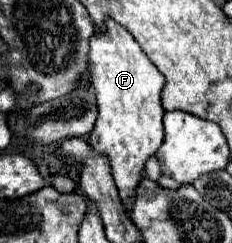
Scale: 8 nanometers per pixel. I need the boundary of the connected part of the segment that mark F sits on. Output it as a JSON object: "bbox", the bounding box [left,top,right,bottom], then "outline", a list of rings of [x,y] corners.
{"bbox":[88,19,164,209],"outline":[[[114,19],[104,21],[104,31],[94,31],[90,37],[88,53],[88,77],[96,91],[98,119],[90,133],[90,143],[96,151],[110,157],[112,175],[120,191],[120,199],[130,209],[136,185],[142,179],[144,161],[156,153],[162,145],[164,129],[160,105],[160,93],[164,87],[164,75],[148,61],[136,39]]]}

